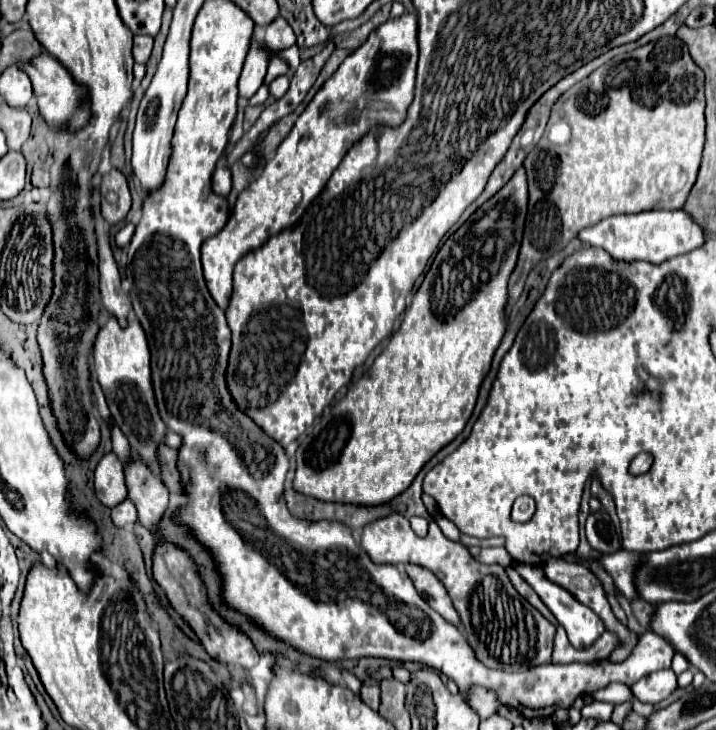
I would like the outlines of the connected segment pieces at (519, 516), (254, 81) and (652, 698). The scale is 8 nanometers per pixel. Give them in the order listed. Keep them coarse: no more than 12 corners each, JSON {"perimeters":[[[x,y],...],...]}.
{"perimeters":[[[521,495],[513,503],[513,521],[529,521],[535,501]],[[253,39],[239,95],[251,99],[263,85],[269,53]],[[671,669],[631,685],[641,703],[659,703],[677,689]]]}

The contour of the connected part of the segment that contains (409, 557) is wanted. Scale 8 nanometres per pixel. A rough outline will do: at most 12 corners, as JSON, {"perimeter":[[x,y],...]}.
{"perimeter":[[433,519],[363,527],[375,563],[417,563],[453,599],[485,667],[551,661],[555,625],[501,565],[473,561]]}

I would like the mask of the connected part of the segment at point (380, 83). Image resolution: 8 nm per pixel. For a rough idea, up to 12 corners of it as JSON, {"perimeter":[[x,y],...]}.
{"perimeter":[[417,17],[379,25],[317,91],[223,231],[211,297],[295,225],[373,125],[413,101]]}

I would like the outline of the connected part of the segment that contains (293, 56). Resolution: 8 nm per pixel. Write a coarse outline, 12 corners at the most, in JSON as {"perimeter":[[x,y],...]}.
{"perimeter":[[297,45],[281,51],[281,55],[289,63],[291,71],[301,63]]}

